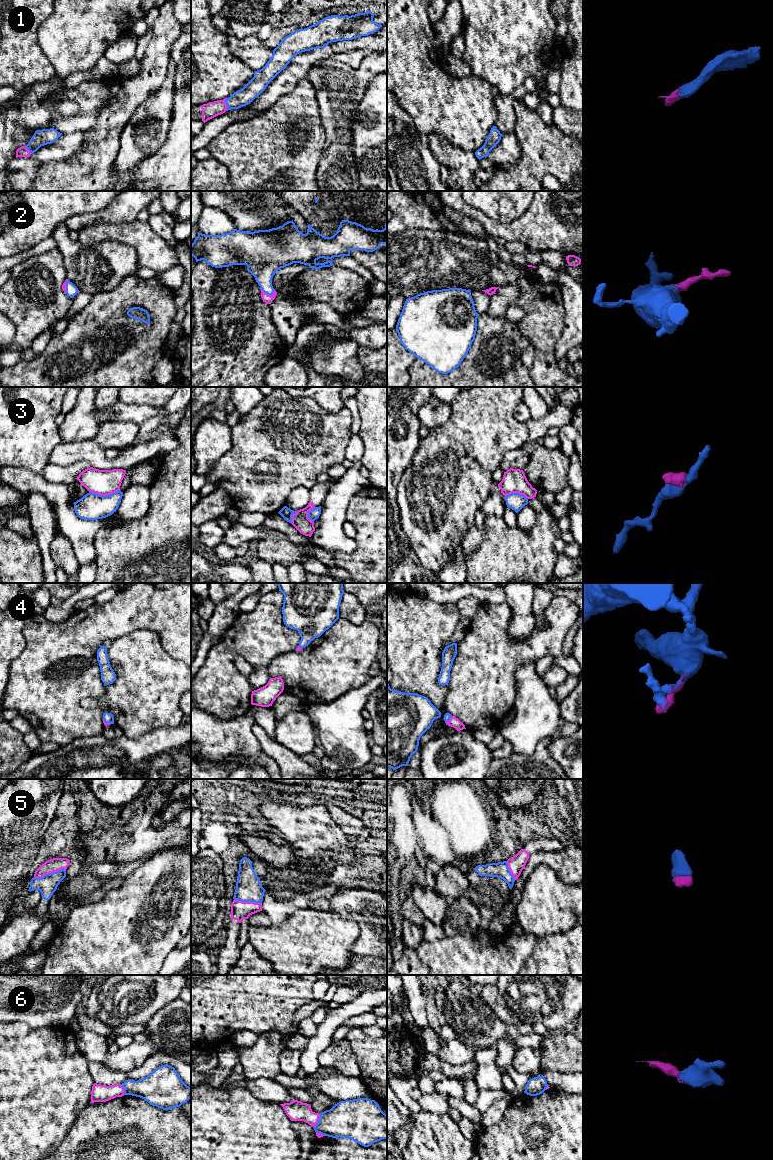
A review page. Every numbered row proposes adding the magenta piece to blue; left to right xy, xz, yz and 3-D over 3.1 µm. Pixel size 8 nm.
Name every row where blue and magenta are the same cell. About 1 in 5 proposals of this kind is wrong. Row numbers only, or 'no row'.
1, 2, 4, 5, 6

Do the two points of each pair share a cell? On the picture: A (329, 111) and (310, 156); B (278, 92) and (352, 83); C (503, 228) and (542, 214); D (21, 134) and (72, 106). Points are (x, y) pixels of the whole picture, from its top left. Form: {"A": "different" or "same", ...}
{"A": "different", "B": "different", "C": "same", "D": "same"}

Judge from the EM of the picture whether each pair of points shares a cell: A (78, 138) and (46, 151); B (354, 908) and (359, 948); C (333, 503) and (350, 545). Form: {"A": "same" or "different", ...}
{"A": "same", "B": "same", "C": "same"}

